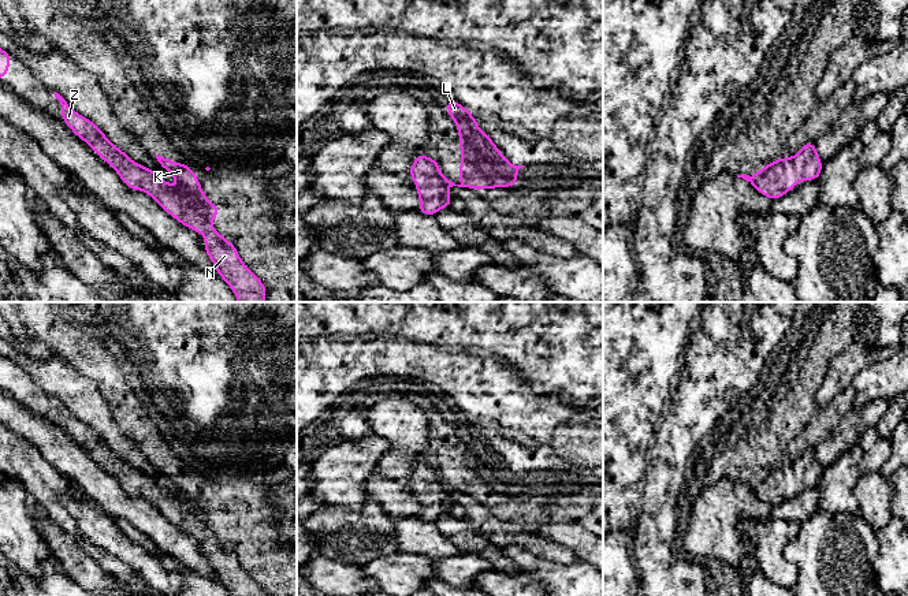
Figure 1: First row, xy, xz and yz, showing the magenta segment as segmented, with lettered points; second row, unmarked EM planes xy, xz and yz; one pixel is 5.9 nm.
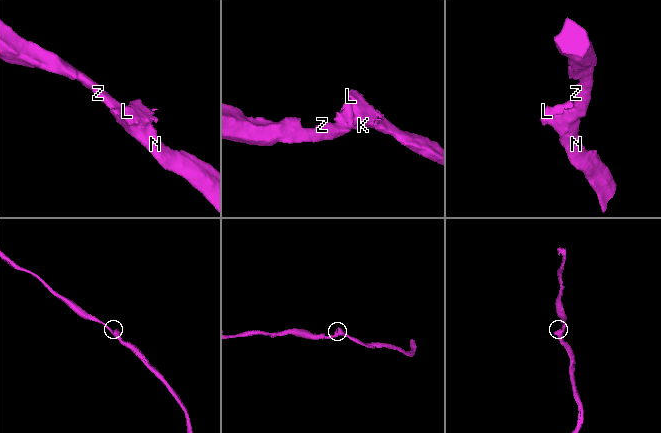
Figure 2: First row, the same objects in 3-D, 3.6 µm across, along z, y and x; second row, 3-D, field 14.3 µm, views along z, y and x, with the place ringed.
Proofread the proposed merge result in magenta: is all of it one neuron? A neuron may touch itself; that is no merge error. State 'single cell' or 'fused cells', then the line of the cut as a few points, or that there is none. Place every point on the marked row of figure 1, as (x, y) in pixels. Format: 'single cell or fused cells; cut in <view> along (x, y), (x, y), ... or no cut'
single cell; no cut

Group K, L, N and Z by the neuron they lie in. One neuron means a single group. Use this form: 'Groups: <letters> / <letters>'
Groups: K L N Z

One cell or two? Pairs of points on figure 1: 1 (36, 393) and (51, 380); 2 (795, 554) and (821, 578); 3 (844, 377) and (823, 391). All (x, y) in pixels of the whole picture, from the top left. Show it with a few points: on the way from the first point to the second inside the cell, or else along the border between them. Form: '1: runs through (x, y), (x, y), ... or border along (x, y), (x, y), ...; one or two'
1: border along (18, 365), (45, 393), (55, 397), (66, 408); two
2: runs through (802, 559), (814, 572); one
3: runs through (838, 379), (829, 388); one

